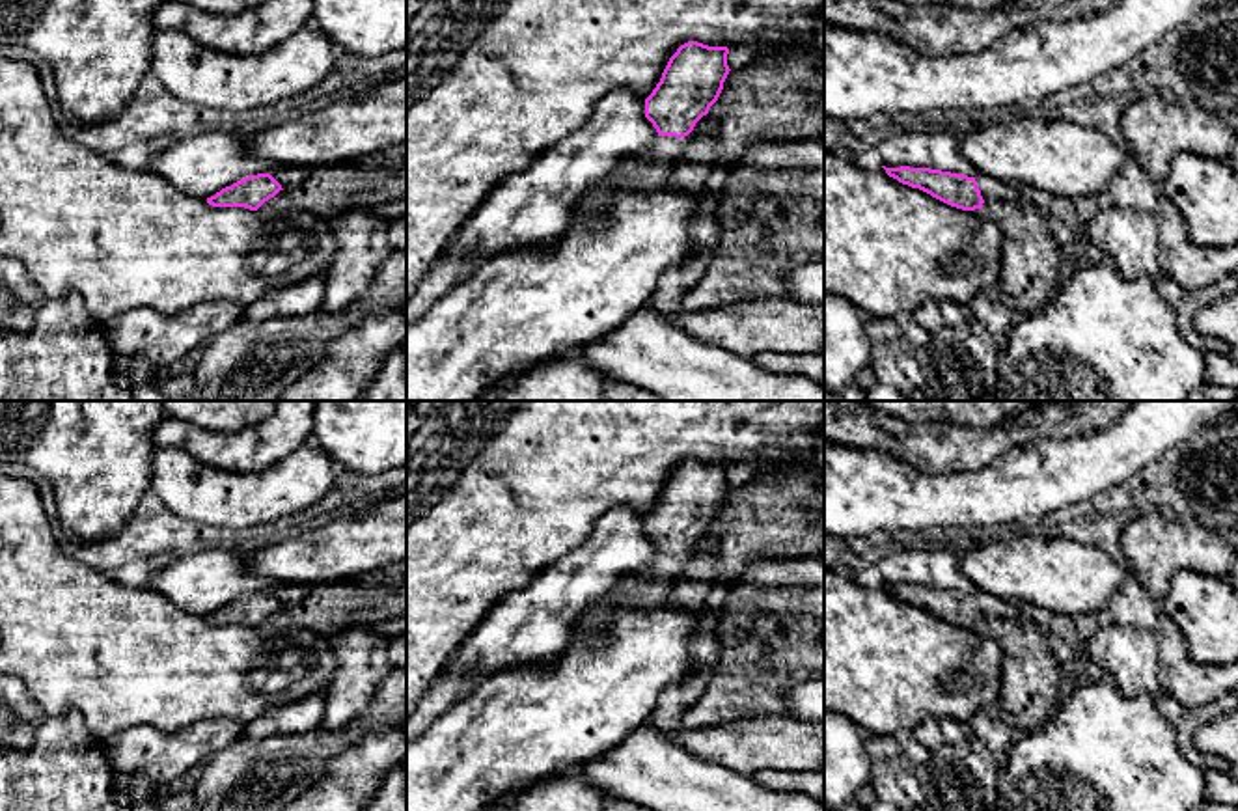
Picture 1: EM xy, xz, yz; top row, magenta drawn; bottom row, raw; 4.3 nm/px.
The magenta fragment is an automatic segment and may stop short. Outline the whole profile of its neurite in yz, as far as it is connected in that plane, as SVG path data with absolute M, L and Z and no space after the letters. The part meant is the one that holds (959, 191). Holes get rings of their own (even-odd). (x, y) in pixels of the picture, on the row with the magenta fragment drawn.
M886 168L886 173L902 185L919 188L932 198L962 209L975 211L983 209L984 201L1003 199L1003 201L1027 201L1022 194L1020 183L999 181L996 177L977 173L968 177L962 173L951 173L930 168Z

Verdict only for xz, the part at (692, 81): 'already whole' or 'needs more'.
needs more

